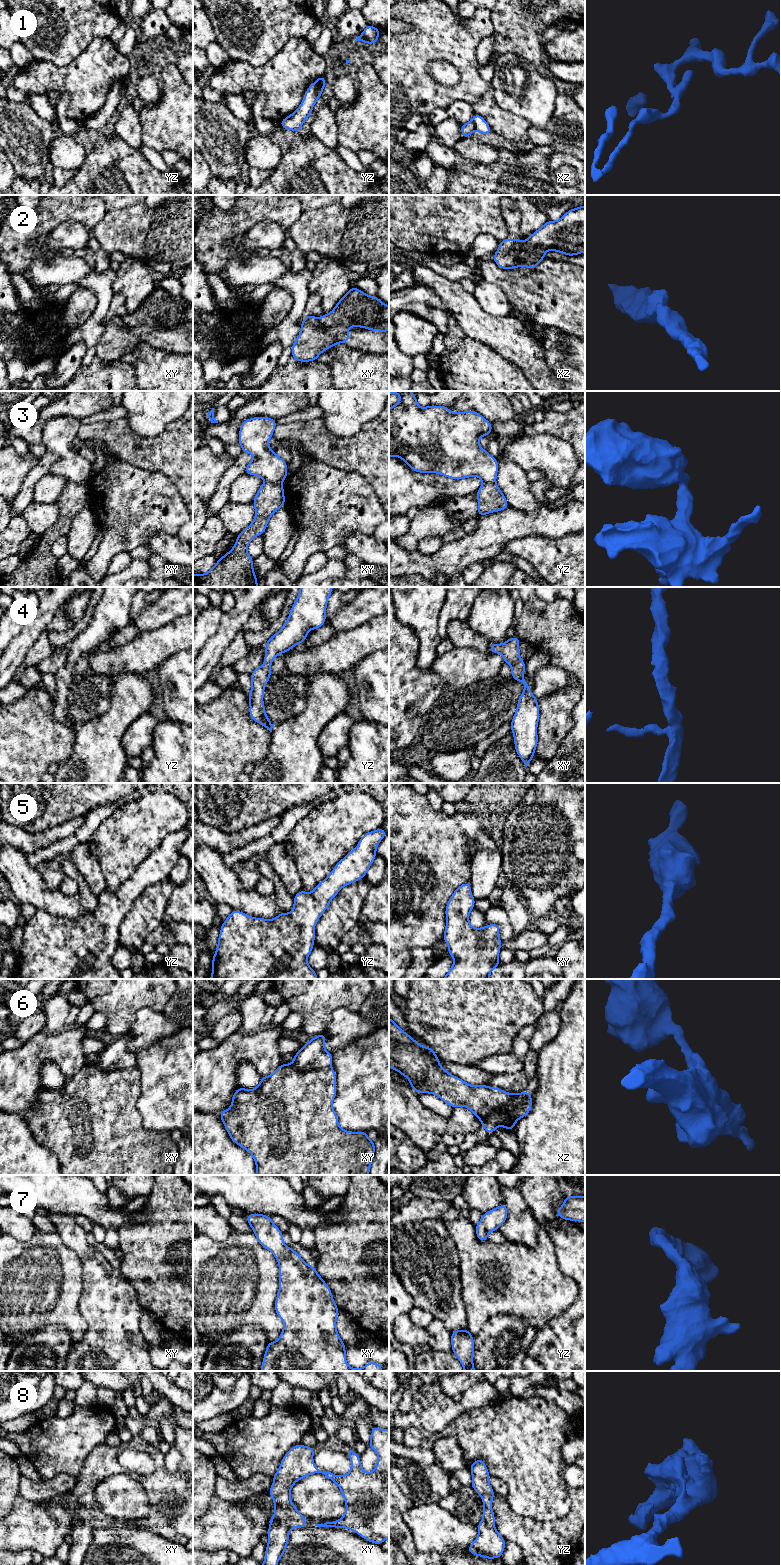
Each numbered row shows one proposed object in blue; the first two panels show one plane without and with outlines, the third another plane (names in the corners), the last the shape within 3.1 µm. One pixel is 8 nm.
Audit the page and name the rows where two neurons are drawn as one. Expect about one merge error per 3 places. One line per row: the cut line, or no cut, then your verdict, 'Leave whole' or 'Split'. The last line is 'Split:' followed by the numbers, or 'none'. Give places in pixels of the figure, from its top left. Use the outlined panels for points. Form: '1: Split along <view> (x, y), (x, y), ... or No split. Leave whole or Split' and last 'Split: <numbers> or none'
1: Split along xz (471, 121), (475, 129). Split
2: Split along xz (521, 242), (522, 253), (527, 253), (534, 249), (544, 251). Split
3: Split along xy (266, 481), (279, 484). Split
4: No split. Leave whole
5: No split. Leave whole
6: Split along xy (290, 1064), (300, 1070), (318, 1070), (330, 1067). Split
7: No split. Leave whole
8: No split. Leave whole
Split: 1, 2, 3, 6

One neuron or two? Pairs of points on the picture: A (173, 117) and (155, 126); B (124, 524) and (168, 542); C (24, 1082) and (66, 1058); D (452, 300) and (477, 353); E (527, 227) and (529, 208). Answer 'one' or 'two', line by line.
A: one
B: two
C: one
D: two
E: one

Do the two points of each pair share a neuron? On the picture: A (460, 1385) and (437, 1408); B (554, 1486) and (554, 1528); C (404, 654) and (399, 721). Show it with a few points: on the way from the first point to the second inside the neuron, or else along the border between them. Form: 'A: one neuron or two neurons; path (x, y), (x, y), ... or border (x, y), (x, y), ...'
A: two neurons; border (434, 1381), (451, 1398)
B: two neurons; border (572, 1506), (564, 1516), (555, 1520), (531, 1519)
C: one neuron; path (399, 671), (399, 704)

